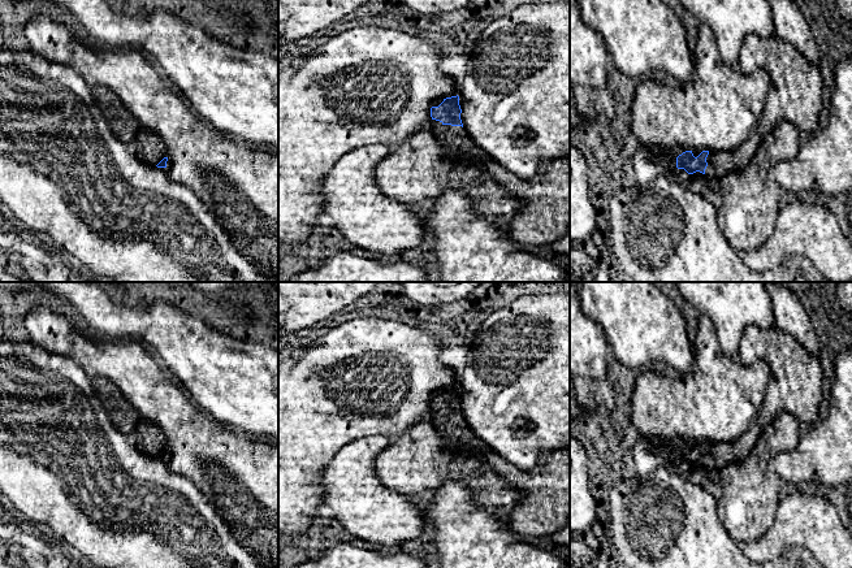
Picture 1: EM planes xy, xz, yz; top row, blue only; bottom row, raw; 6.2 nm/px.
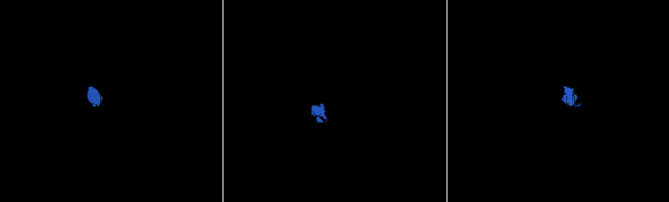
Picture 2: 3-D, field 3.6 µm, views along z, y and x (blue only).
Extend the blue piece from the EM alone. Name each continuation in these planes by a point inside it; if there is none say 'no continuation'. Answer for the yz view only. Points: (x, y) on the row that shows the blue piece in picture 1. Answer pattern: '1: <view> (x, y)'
1: yz (795, 95)

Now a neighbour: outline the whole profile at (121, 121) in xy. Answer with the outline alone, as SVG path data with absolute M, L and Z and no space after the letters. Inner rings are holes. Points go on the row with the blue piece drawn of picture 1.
M104 86L92 87L91 94L99 104L107 107L108 121L116 134L124 142L134 136L140 125L120 105L117 96Z

